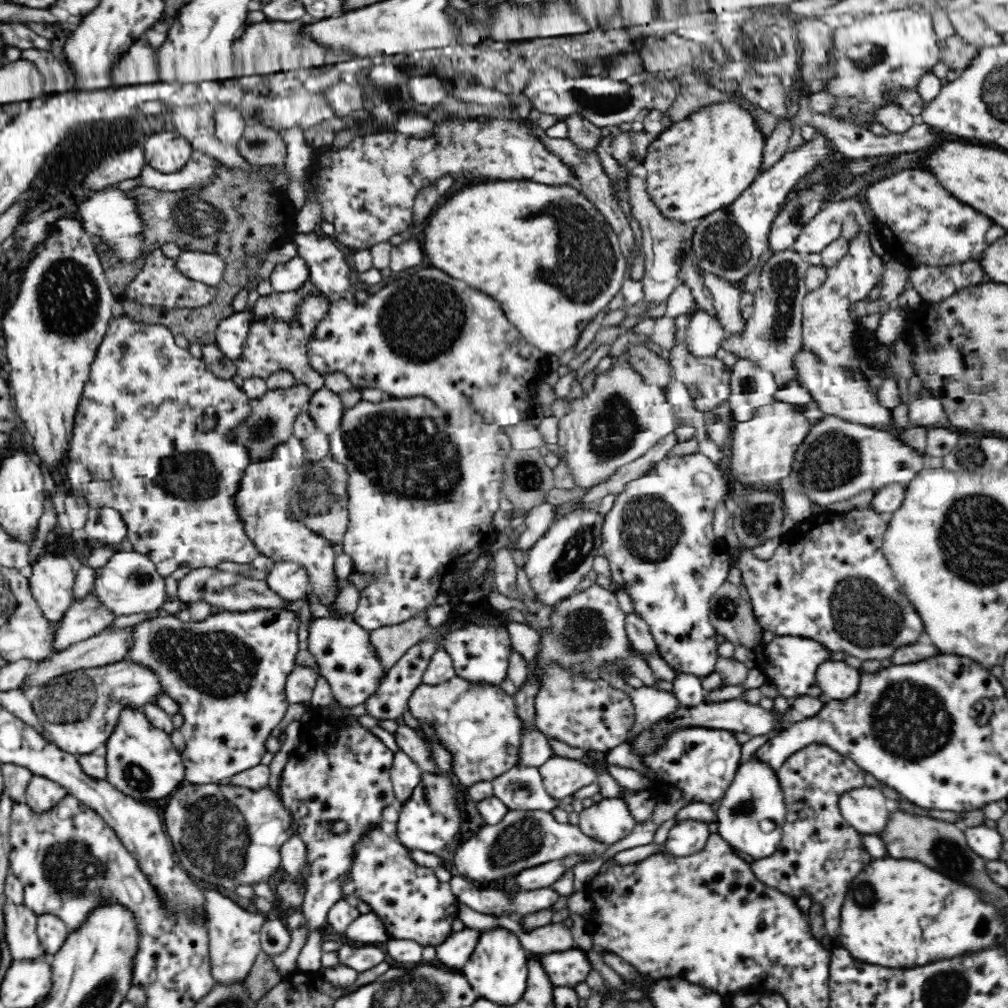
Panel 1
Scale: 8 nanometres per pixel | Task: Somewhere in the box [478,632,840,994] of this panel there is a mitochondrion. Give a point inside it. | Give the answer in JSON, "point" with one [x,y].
{"point":[524,837]}

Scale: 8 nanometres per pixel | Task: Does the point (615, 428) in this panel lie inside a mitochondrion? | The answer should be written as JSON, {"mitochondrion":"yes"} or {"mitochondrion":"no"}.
{"mitochondrion":"yes"}

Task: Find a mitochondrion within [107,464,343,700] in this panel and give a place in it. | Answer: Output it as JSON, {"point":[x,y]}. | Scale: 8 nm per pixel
{"point":[141,580]}

